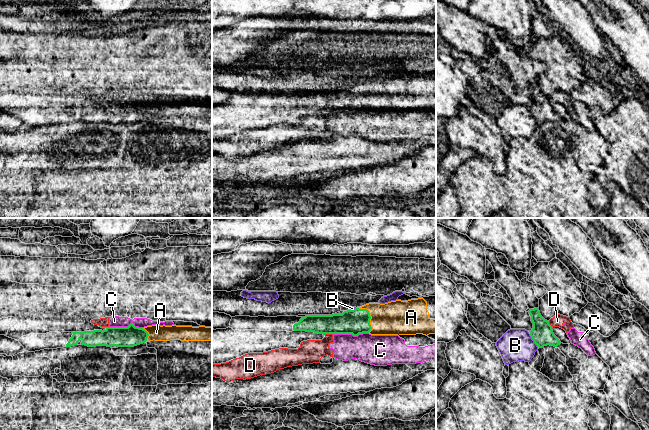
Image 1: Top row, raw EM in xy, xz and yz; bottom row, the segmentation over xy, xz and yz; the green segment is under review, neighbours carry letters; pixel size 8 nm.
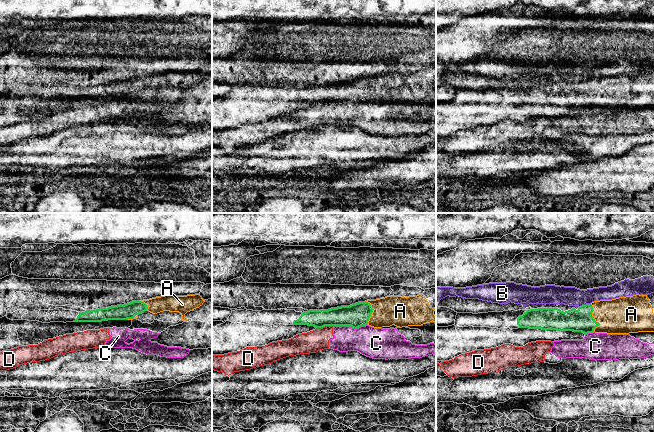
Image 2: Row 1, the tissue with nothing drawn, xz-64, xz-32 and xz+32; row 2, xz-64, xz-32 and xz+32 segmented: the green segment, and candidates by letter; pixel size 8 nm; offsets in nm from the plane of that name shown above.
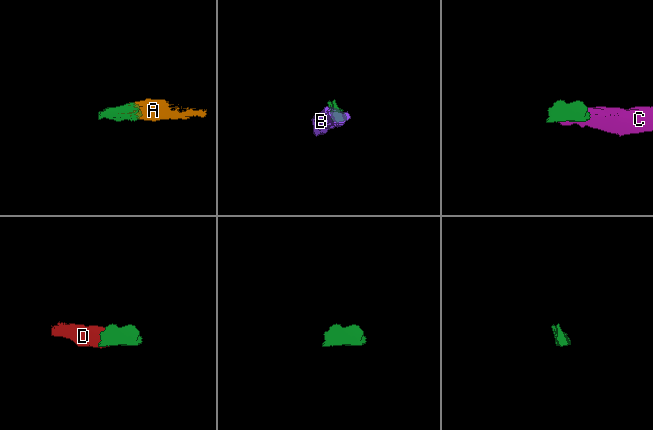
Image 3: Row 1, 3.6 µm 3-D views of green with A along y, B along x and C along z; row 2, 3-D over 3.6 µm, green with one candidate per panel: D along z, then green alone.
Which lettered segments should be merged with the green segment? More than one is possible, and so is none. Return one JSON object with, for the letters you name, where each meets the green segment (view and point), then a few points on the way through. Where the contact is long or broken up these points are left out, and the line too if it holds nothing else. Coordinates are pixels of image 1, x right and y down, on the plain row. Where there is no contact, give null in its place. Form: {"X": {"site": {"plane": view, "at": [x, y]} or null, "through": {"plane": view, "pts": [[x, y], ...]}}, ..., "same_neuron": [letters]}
{"A": {"site": {"plane": "xz", "at": [370, 92]}}, "same_neuron": ["A"]}

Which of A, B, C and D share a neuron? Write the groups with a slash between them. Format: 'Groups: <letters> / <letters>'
Groups: A / B / C D

